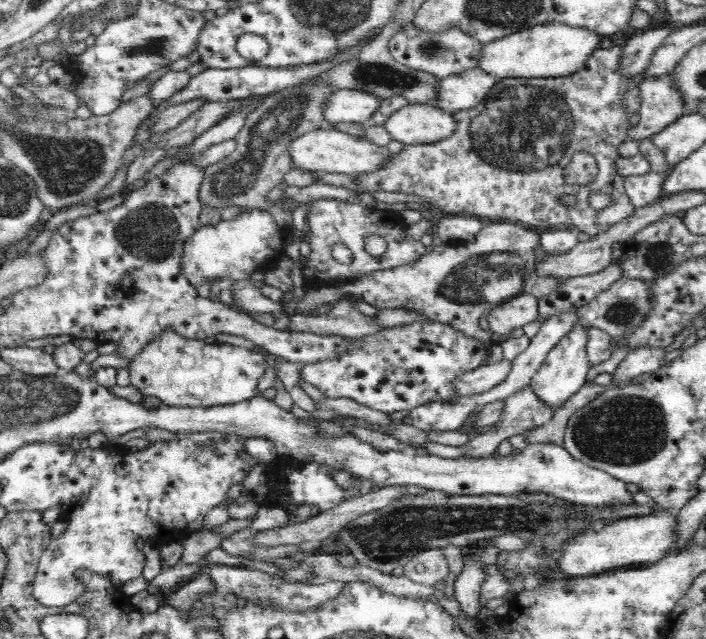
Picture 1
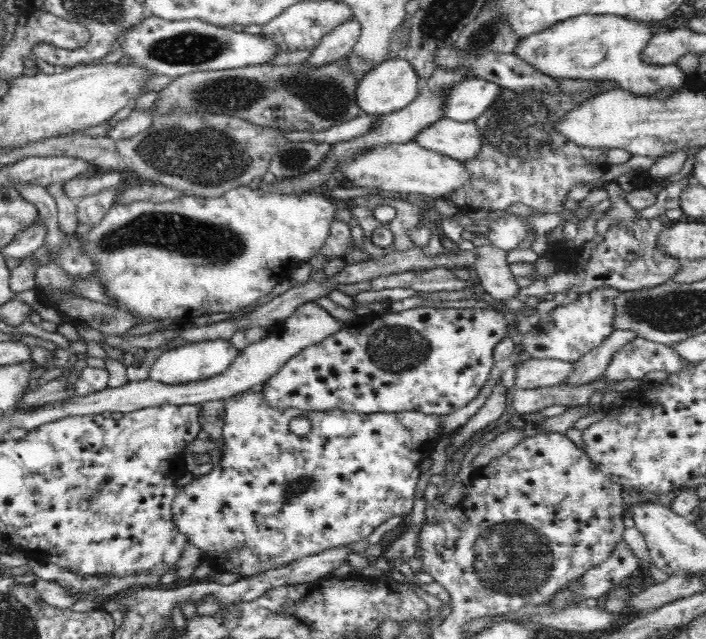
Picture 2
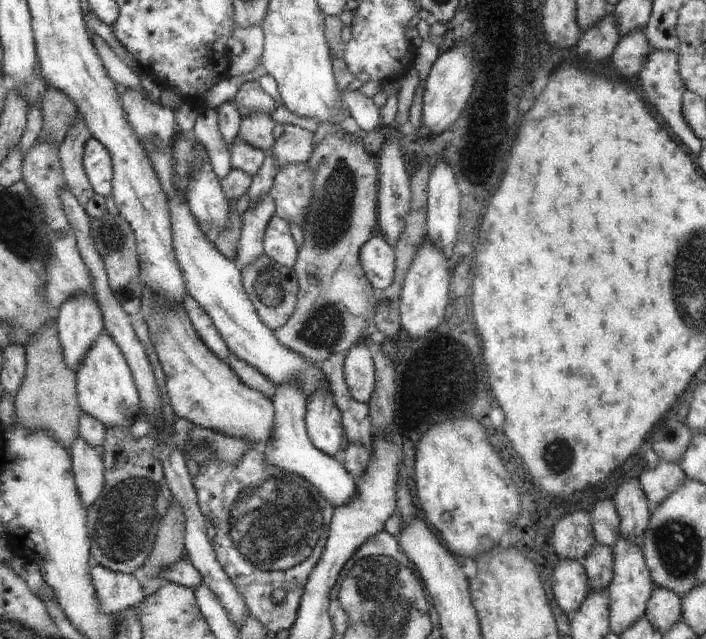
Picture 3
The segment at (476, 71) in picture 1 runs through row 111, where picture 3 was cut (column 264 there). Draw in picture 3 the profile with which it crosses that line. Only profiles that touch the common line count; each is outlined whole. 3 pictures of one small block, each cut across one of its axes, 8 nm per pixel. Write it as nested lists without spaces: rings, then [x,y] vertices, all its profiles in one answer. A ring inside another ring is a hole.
[[[280,384],[275,386],[276,392],[272,396],[274,406],[274,426],[272,426],[272,436],[266,448],[262,448],[266,462],[282,472],[298,474],[300,478],[308,480],[324,500],[328,500],[332,507],[344,506],[356,496],[355,478],[339,463],[335,458],[320,452],[308,438],[306,432],[305,416],[307,398],[302,394],[298,384]]]

